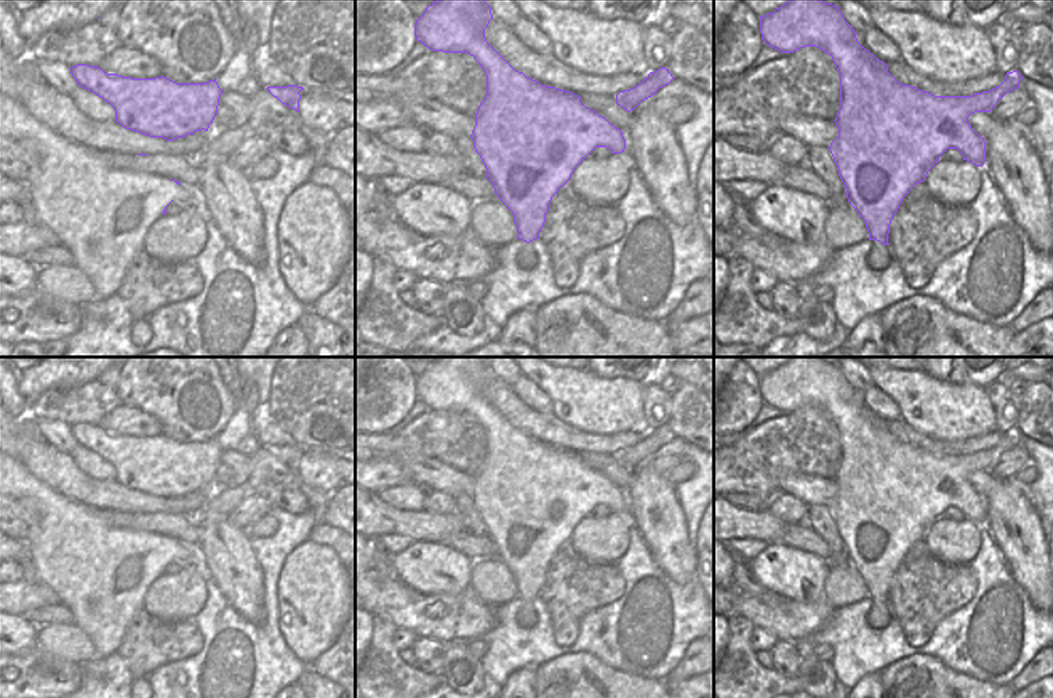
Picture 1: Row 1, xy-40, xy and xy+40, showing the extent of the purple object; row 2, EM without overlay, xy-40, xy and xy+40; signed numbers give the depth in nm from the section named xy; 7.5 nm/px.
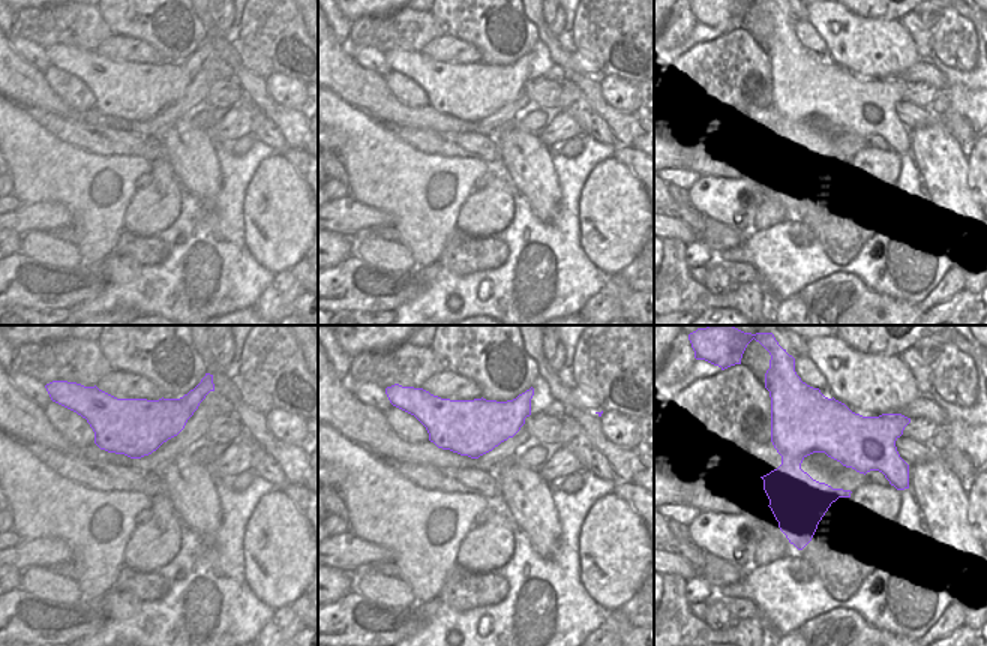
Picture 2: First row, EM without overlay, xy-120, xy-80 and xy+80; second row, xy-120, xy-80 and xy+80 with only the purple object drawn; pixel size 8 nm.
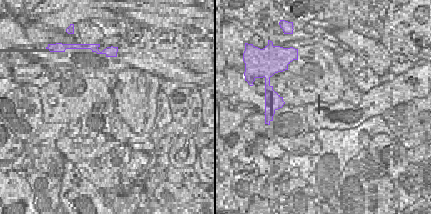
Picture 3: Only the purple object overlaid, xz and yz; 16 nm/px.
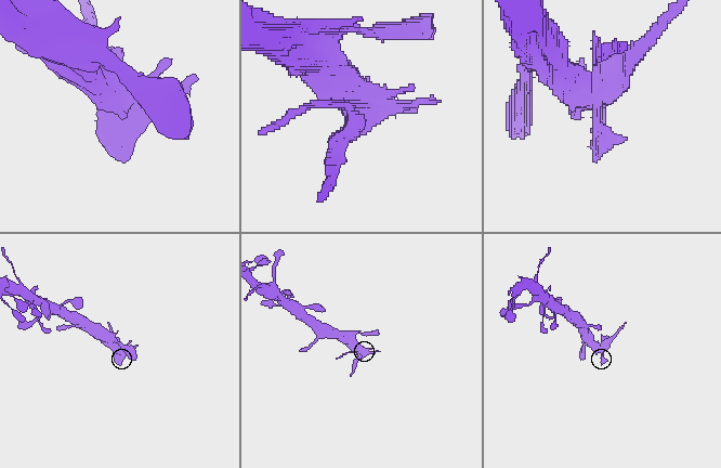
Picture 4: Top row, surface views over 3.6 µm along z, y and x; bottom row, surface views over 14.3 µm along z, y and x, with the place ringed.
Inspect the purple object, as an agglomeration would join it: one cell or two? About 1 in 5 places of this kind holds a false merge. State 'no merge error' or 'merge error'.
no merge error

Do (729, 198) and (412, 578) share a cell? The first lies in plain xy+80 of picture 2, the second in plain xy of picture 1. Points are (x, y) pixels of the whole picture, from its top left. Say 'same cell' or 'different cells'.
same cell

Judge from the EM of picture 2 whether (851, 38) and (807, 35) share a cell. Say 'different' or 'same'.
different

